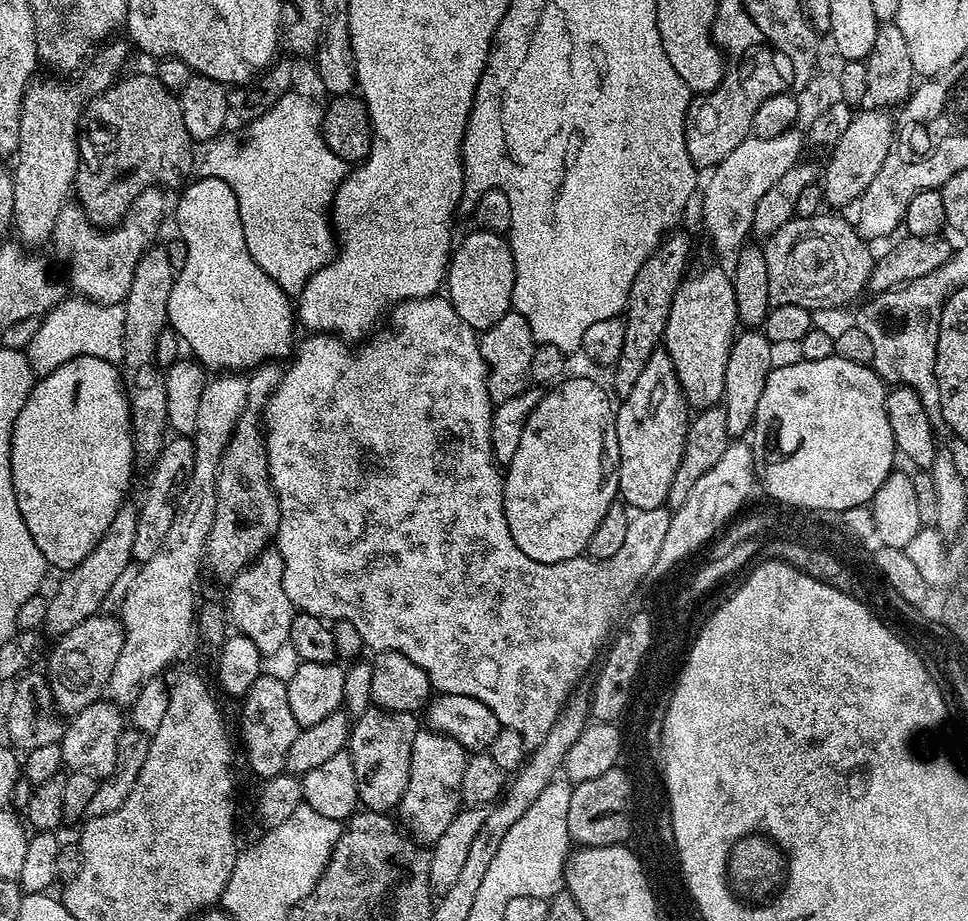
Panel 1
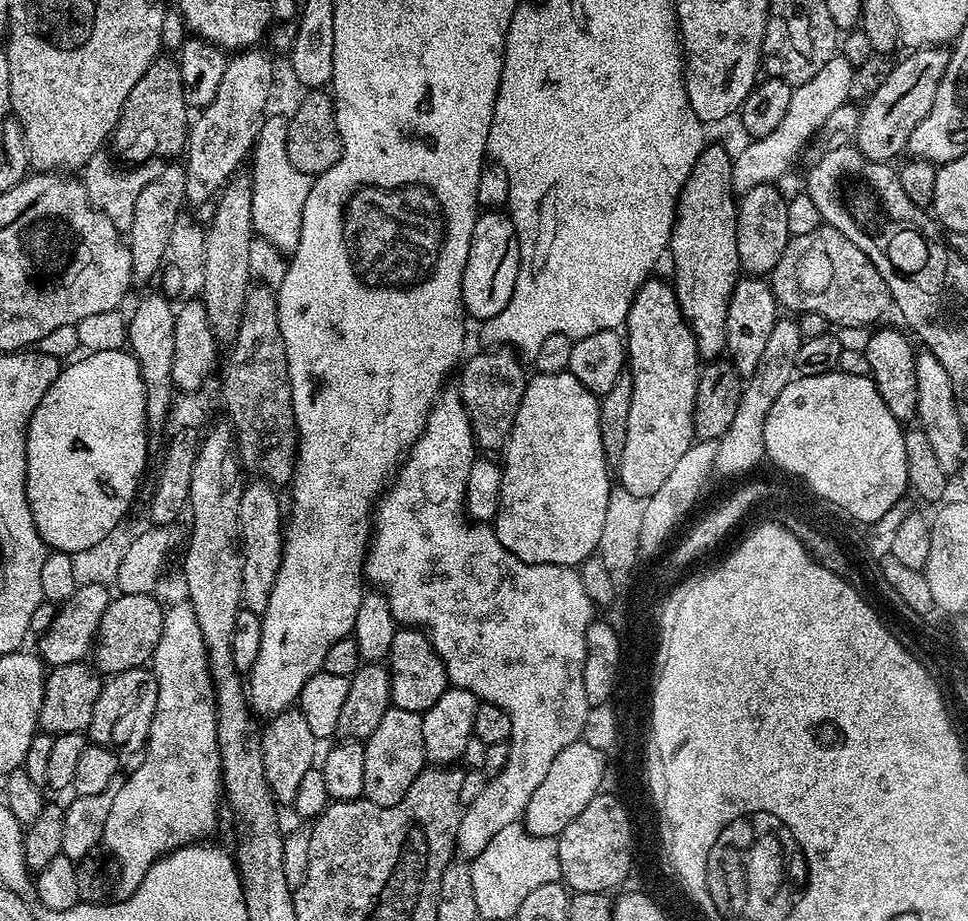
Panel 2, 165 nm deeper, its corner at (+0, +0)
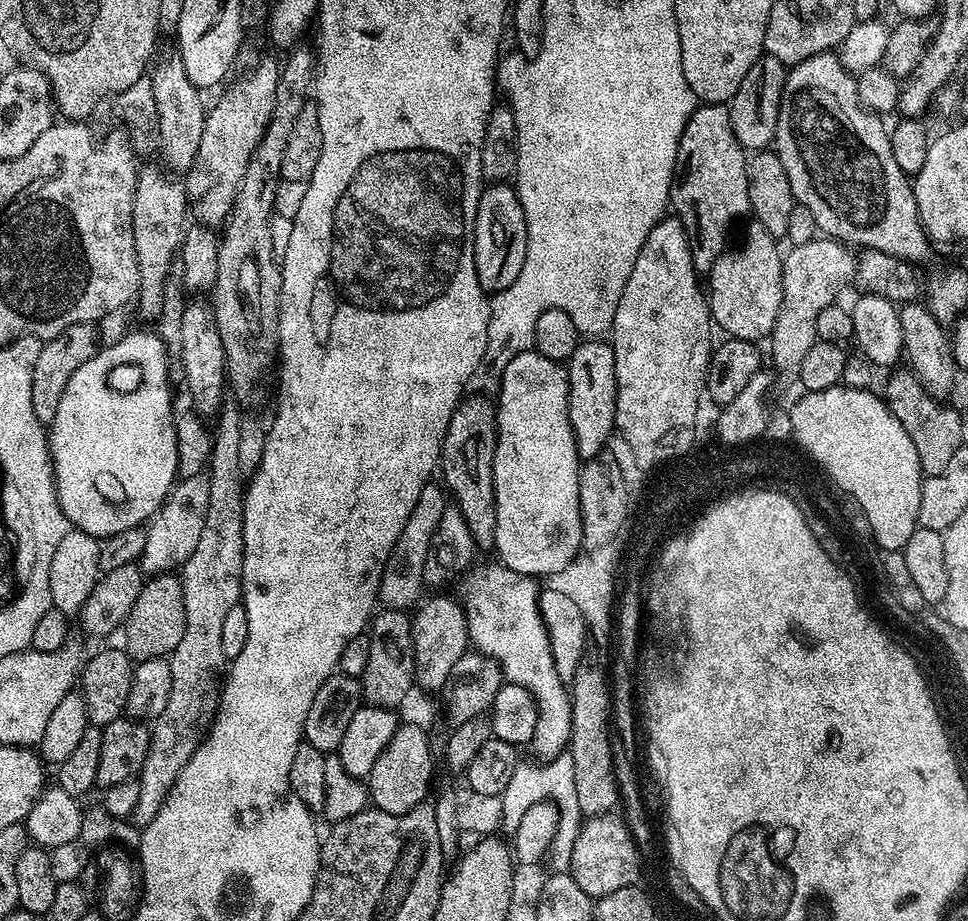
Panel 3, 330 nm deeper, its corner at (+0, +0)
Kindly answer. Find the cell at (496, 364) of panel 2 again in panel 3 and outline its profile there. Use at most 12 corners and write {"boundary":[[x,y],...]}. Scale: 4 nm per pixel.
{"boundary":[[461,399],[442,484],[477,549],[496,546],[496,406]]}

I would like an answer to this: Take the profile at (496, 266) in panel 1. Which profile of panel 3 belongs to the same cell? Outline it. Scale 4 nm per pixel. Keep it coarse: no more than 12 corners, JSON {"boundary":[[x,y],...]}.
{"boundary":[[489,183],[474,226],[484,292],[504,292],[526,262],[515,187]]}

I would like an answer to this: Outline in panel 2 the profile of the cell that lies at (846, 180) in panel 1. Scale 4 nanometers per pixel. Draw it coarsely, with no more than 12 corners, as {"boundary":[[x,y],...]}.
{"boundary":[[947,47],[917,48],[863,101],[854,144],[892,162],[930,114]]}

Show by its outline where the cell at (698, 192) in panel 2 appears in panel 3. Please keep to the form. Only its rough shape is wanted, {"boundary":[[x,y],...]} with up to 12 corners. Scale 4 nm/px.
{"boundary":[[701,103],[676,155],[670,208],[697,273],[750,212],[728,104]]}

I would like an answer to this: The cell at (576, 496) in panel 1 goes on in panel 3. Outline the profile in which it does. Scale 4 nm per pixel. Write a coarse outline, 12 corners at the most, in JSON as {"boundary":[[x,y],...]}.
{"boundary":[[568,369],[499,373],[496,546],[523,576],[581,555]]}

